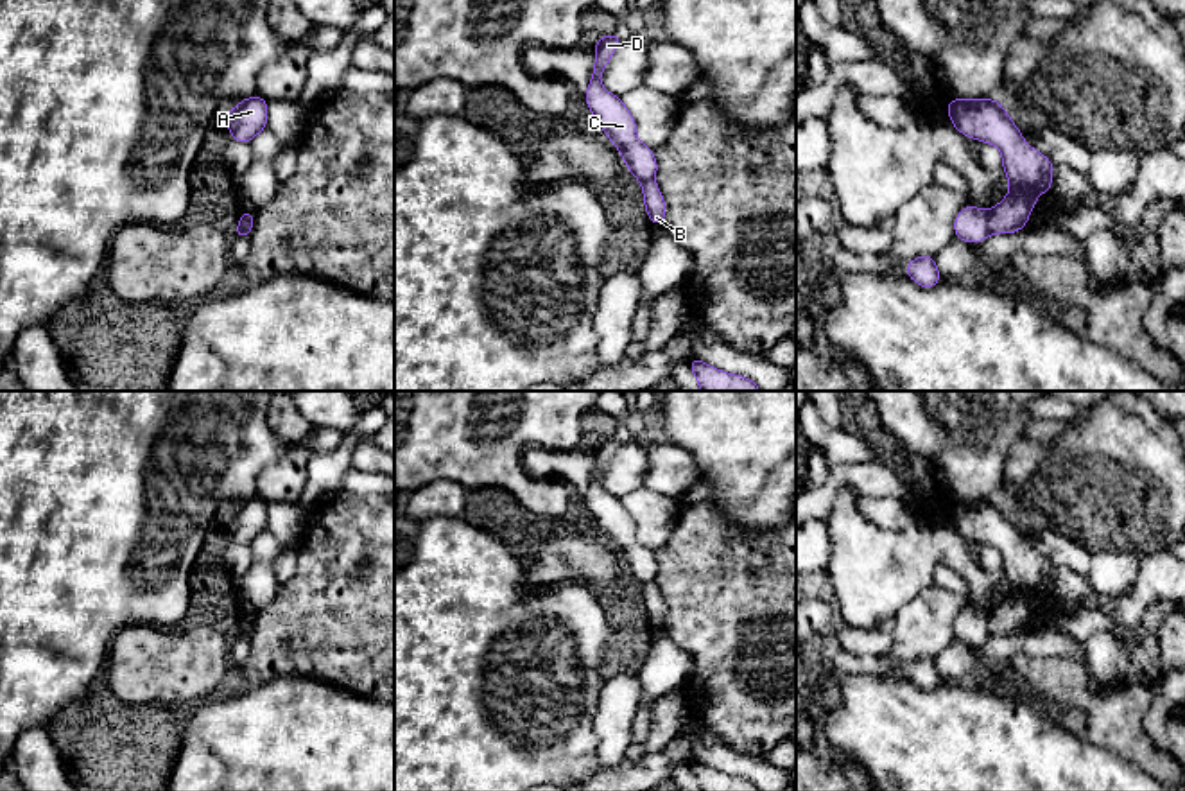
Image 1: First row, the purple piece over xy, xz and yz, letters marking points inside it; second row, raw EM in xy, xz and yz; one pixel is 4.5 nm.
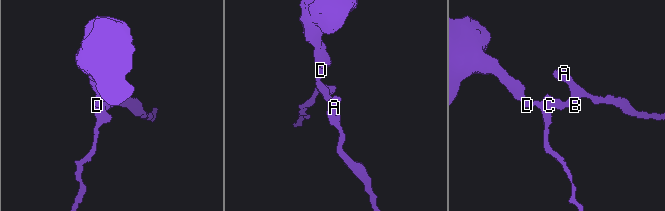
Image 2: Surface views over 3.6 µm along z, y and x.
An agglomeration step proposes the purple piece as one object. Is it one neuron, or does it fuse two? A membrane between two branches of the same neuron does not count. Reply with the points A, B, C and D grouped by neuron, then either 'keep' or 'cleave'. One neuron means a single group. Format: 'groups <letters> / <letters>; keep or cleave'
groups A B / C D; cleave

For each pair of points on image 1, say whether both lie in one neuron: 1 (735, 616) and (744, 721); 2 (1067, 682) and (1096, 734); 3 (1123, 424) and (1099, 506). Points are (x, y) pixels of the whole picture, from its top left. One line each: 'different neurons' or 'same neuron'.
1: same neuron
2: same neuron
3: same neuron

